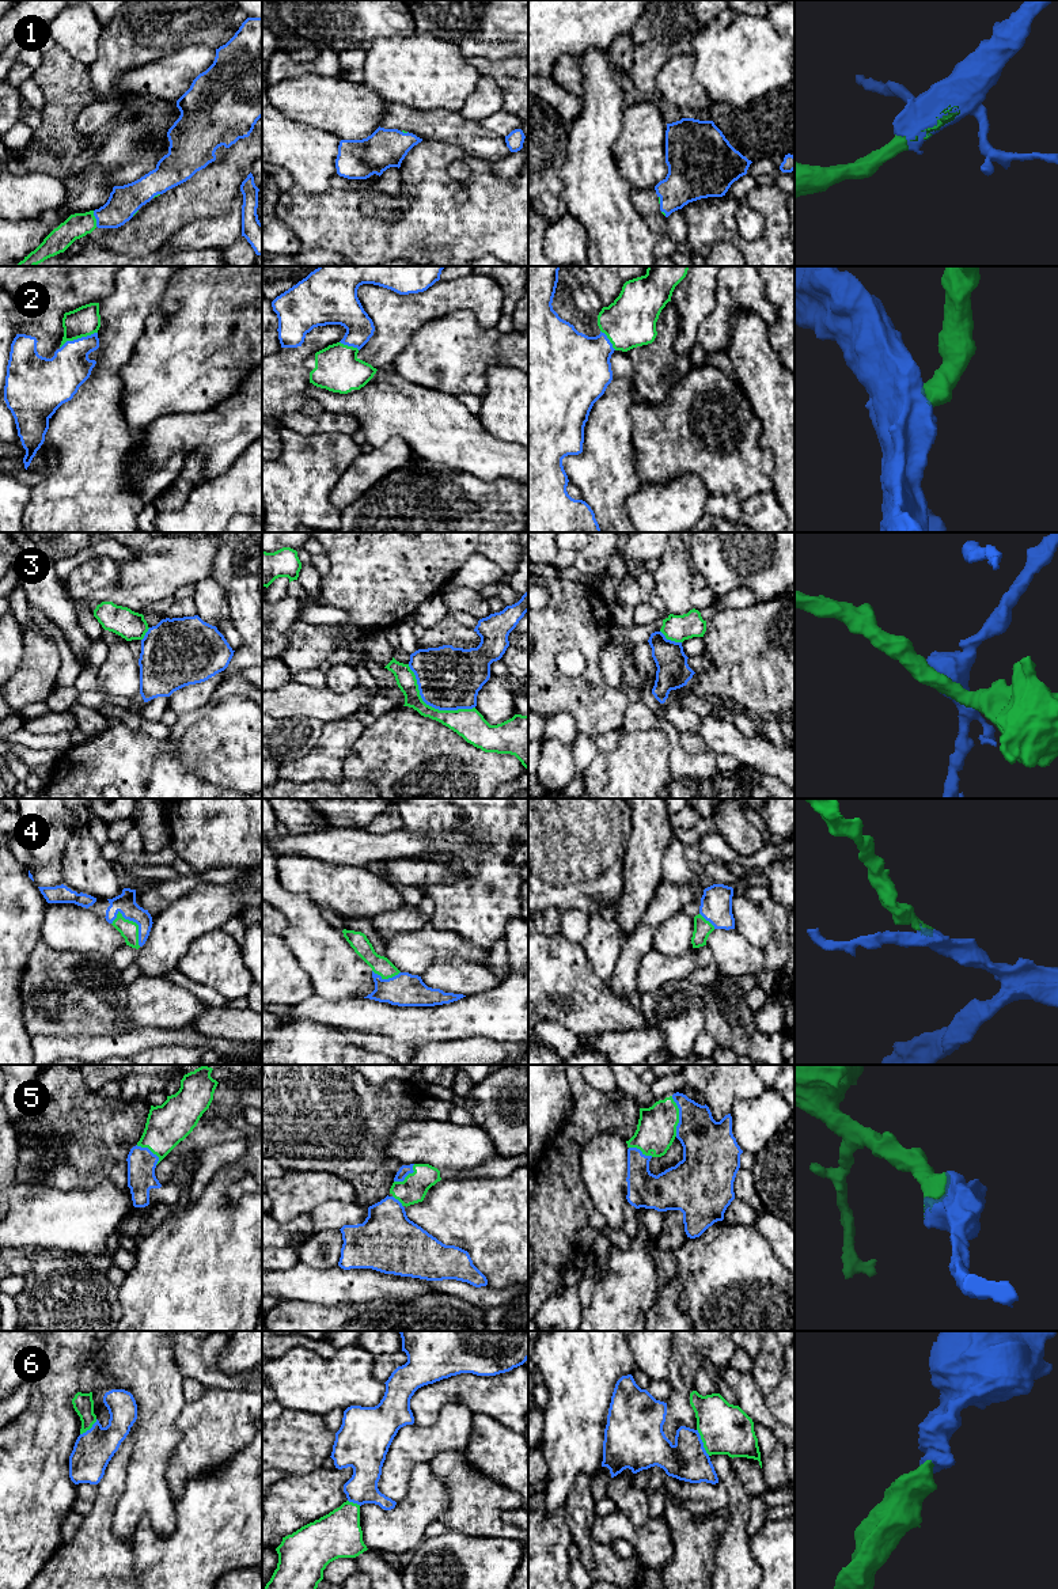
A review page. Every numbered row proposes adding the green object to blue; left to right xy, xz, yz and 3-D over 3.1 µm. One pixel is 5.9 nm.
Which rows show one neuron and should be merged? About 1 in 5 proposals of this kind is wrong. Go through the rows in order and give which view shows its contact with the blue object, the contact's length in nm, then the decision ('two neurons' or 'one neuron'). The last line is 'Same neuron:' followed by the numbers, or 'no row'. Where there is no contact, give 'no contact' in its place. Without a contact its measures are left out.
1: xy | 100 nm | one neuron
2: xy | 240 nm | one neuron
3: xz | 480 nm | two neurons
4: xy | 260 nm | one neuron
5: yz | 240 nm | one neuron
6: yz | 180 nm | one neuron
Same neuron: 1, 2, 4, 5, 6

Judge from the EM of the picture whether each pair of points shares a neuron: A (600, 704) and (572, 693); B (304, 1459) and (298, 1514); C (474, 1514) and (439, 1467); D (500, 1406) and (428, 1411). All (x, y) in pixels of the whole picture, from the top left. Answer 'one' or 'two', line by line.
A: one
B: two
C: one
D: one

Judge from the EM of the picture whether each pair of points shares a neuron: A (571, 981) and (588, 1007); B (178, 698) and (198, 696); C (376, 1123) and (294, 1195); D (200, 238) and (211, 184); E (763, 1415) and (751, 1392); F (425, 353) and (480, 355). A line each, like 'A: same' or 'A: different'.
A: same
B: same
C: different
D: different
E: same
F: same

